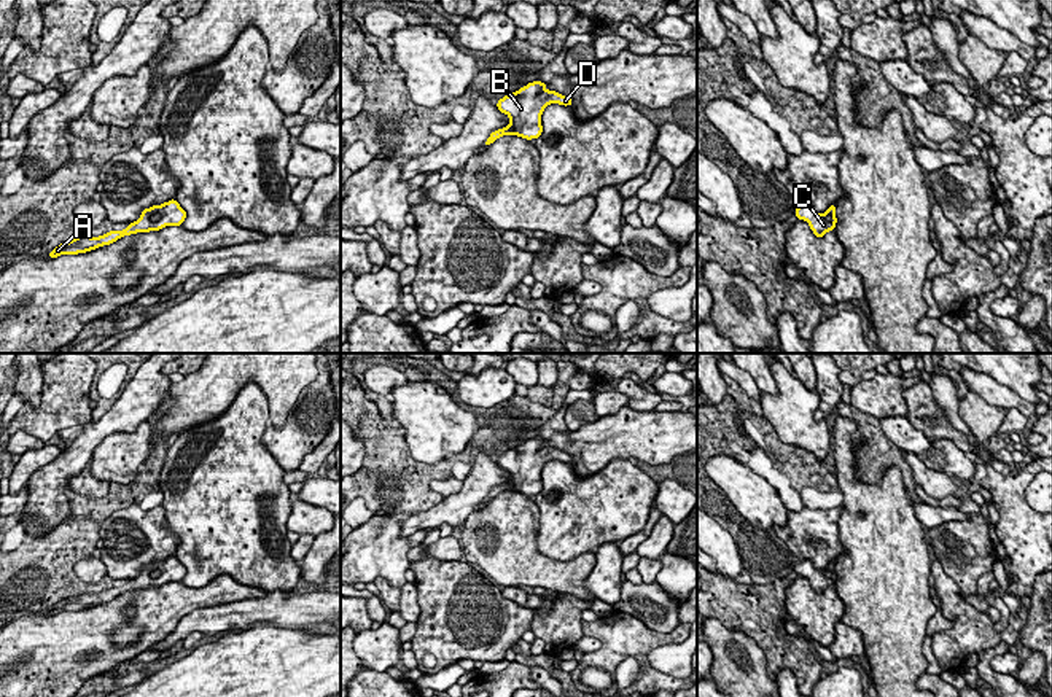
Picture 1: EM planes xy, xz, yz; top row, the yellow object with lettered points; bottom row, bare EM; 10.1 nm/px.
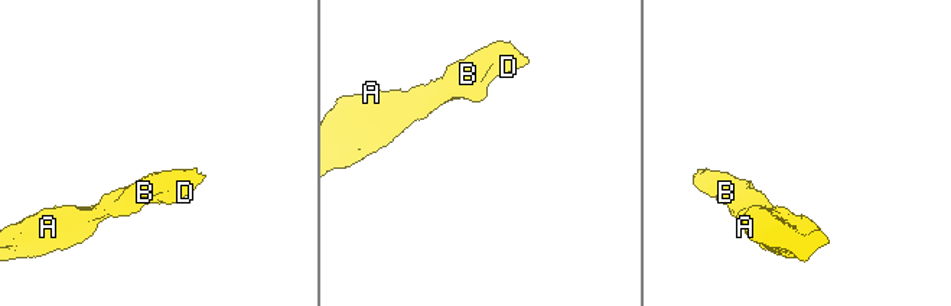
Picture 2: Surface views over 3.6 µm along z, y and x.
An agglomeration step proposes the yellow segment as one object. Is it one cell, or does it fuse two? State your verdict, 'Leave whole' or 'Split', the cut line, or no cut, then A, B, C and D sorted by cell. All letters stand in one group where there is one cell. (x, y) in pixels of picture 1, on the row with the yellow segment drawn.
Leave whole. No split. Groups: A B C D

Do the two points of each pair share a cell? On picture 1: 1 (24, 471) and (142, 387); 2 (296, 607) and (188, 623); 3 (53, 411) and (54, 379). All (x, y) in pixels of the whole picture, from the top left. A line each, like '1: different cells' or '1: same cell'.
1: different cells
2: same cell
3: same cell

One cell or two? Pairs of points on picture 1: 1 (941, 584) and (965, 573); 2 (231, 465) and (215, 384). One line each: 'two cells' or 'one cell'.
1: two cells
2: two cells

